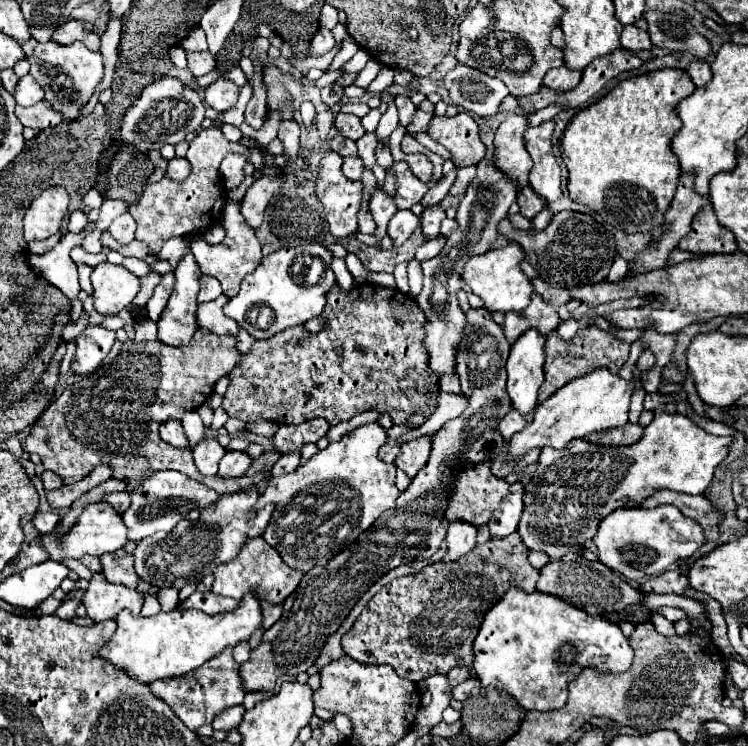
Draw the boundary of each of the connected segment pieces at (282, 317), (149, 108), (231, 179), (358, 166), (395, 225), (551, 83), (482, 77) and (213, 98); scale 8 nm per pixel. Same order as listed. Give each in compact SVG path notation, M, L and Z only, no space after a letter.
M304 244L298 248L282 248L262 258L260 266L242 280L240 292L228 300L224 314L234 318L256 340L308 322L322 314L326 294L334 288L336 276L330 268L332 252L322 244Z
M162 78L146 86L140 98L126 110L120 124L120 140L136 152L160 150L164 144L178 144L204 120L204 102L198 92L184 88L178 78Z
M228 154L222 164L220 164L220 174L222 174L222 180L224 180L224 186L226 188L236 188L244 174L242 174L242 168L246 164L246 158L244 156L238 156L238 154Z
M344 156L344 164L342 164L342 172L351 180L360 180L364 164L358 156Z
M398 210L390 218L390 224L388 224L388 236L394 240L394 246L402 246L418 224L420 224L418 216L414 216L410 210L406 210L406 212Z
M566 66L548 70L548 74L542 80L542 84L546 88L556 90L556 92L568 92L568 90L576 88L578 82L580 82L580 74L576 74L576 70L568 70Z
M460 64L448 72L444 84L454 106L462 106L482 118L496 116L502 100L510 94L500 78Z
M226 78L214 80L206 90L204 90L204 102L214 108L216 112L224 112L232 108L238 100L238 86Z

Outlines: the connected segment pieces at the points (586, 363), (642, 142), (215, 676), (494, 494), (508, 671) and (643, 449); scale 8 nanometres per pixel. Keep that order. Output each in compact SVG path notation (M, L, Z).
M596 326L580 330L572 340L562 340L556 332L556 328L546 336L544 342L544 384L538 390L538 402L548 400L556 390L566 386L568 382L596 370L596 368L608 368L612 374L618 374L620 368L626 364L630 354L630 344L618 340L614 334L600 330Z
M664 68L626 78L598 102L580 110L564 130L560 146L562 162L568 168L570 198L578 204L590 206L608 224L626 234L652 232L652 228L660 226L660 218L664 218L664 210L668 210L668 202L672 202L680 178L680 164L668 148L668 140L680 128L680 118L676 118L674 108L694 90L696 86L684 70Z
M232 648L222 650L216 658L208 660L200 670L194 670L192 674L186 674L184 678L168 678L160 682L152 682L150 690L156 698L168 702L172 712L190 728L196 730L198 726L212 724L214 716L222 712L224 708L242 704L244 700L244 686L240 680L240 666L232 658Z
M480 462L480 464L462 466L450 488L452 488L452 492L448 496L448 506L444 510L444 520L448 524L456 522L456 520L462 520L462 522L468 522L468 524L474 524L474 526L482 526L492 516L492 510L496 510L496 506L500 506L502 498L508 494L510 484L506 480L496 478L490 472L490 462Z
M510 588L508 594L504 594L484 616L484 622L480 624L480 630L478 630L478 636L474 638L474 670L476 670L476 676L480 680L480 684L484 688L492 686L492 688L500 688L500 690L506 690L508 694L512 694L516 698L516 702L520 702L520 706L524 706L526 710L558 710L566 704L566 698L568 698L568 682L572 678L576 678L584 668L598 668L600 672L606 672L606 674L616 674L616 672L626 672L628 666L632 664L632 656L634 656L634 650L632 646L628 644L628 638L622 634L620 626L614 624L614 622L608 622L600 616L590 616L586 614L584 610L580 608L574 608L570 606L568 602L560 600L558 596L552 596L552 594L544 594L544 592L524 592L520 588Z
M654 408L654 418L652 418L652 422L644 428L642 438L640 438L636 444L632 444L632 446L616 446L616 448L612 448L612 446L596 446L596 444L590 444L590 442L586 442L586 440L576 440L576 442L570 442L564 450L544 448L544 450L540 452L534 478L524 486L524 510L522 510L522 516L520 516L520 522L518 522L518 534L520 534L520 538L522 538L522 542L524 542L524 546L526 546L528 550L546 552L550 560L560 560L560 558L566 556L566 554L582 554L586 548L590 548L592 538L594 538L594 534L596 534L596 530L598 530L598 524L600 524L612 510L626 508L628 502L630 502L632 506L640 506L648 496L654 494L654 490L660 490L660 488L668 488L668 490L684 492L684 494L704 494L706 486L712 482L712 476L714 476L716 466L718 466L720 462L724 462L724 458L728 456L728 446L730 446L730 444L732 444L732 438L730 438L730 436L722 438L722 436L708 434L708 432L704 432L700 426L696 426L690 418L686 418L686 416L682 416L682 414L670 414L670 412L662 410L662 408Z

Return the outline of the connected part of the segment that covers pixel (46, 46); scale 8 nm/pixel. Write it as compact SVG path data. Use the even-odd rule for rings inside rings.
M54 42L38 44L34 50L34 56L28 58L30 62L30 74L34 80L44 88L44 102L62 114L64 122L78 120L82 106L92 98L96 86L102 82L104 76L104 62L100 52L88 50L82 42L74 42L70 46L60 46Z

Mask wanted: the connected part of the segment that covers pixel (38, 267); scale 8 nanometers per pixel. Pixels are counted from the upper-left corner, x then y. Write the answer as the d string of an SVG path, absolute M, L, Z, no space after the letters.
M90 224L86 230L82 232L66 232L60 242L48 250L46 254L28 254L28 262L32 266L32 270L46 278L52 286L60 288L64 292L64 296L68 298L68 302L72 302L78 292L80 292L80 284L78 284L78 272L76 272L76 264L70 258L70 250L74 246L80 246L84 236L94 228L94 224Z

